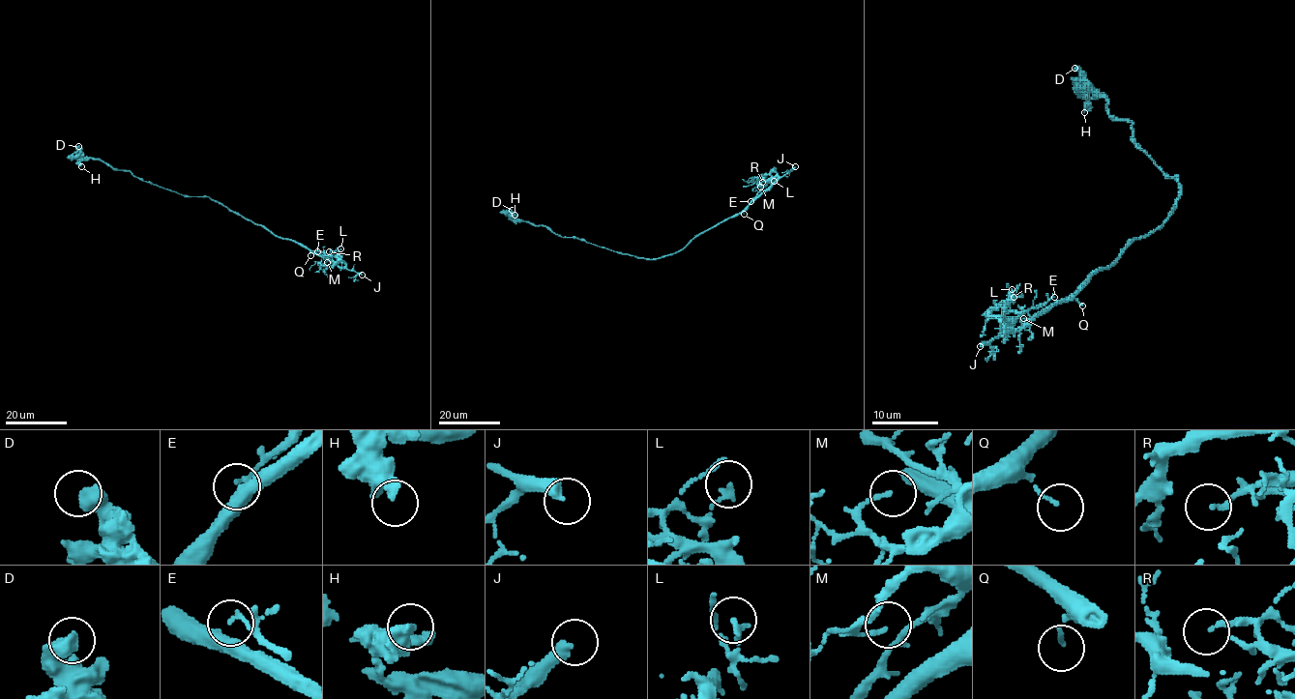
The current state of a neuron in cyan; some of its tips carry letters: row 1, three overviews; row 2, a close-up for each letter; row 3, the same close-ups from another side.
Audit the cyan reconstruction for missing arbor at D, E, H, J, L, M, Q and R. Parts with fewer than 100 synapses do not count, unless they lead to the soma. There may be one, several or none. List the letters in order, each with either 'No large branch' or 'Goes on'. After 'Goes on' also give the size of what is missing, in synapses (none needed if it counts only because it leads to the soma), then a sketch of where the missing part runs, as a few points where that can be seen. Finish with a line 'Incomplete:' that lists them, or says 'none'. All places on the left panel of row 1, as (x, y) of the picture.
D: No large branch
E: No large branch
H: No large branch
J: Goes on
L: No large branch
M: No large branch
Q: No large branch
R: No large branch
Incomplete: J

